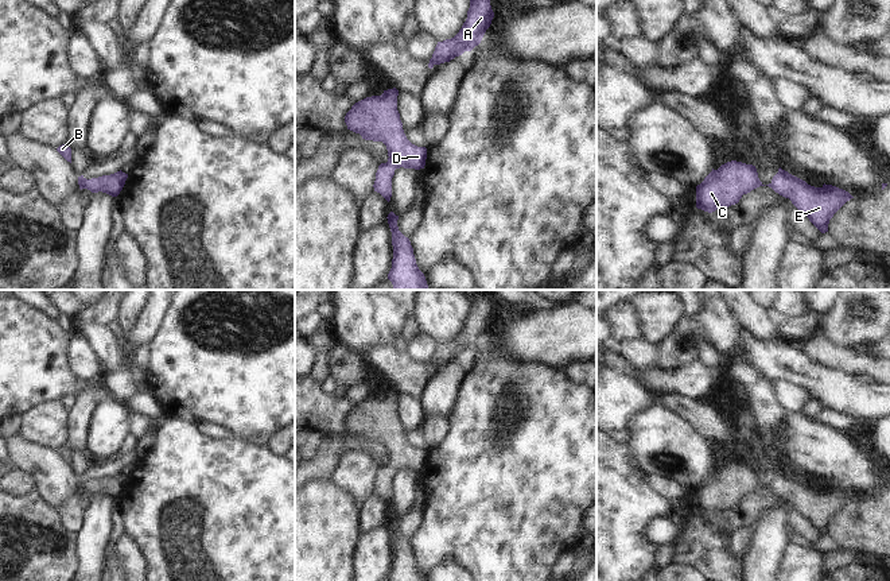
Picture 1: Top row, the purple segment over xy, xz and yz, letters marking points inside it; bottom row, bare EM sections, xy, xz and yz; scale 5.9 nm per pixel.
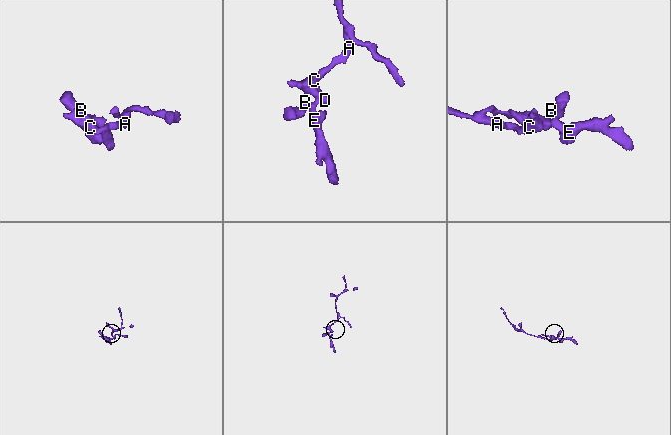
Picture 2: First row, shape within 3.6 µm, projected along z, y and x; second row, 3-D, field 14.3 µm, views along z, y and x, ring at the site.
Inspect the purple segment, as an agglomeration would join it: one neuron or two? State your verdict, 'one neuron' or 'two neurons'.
one neuron

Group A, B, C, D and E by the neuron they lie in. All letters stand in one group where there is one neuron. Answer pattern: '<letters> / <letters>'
A B C D E

